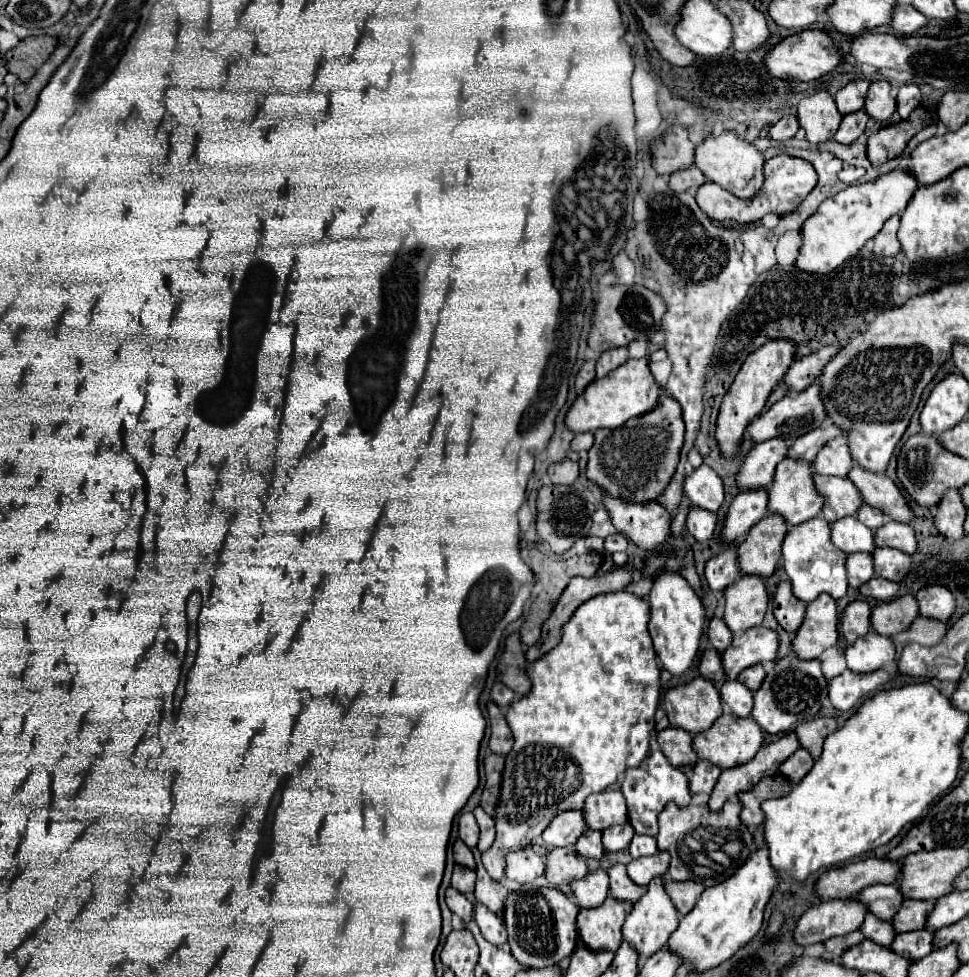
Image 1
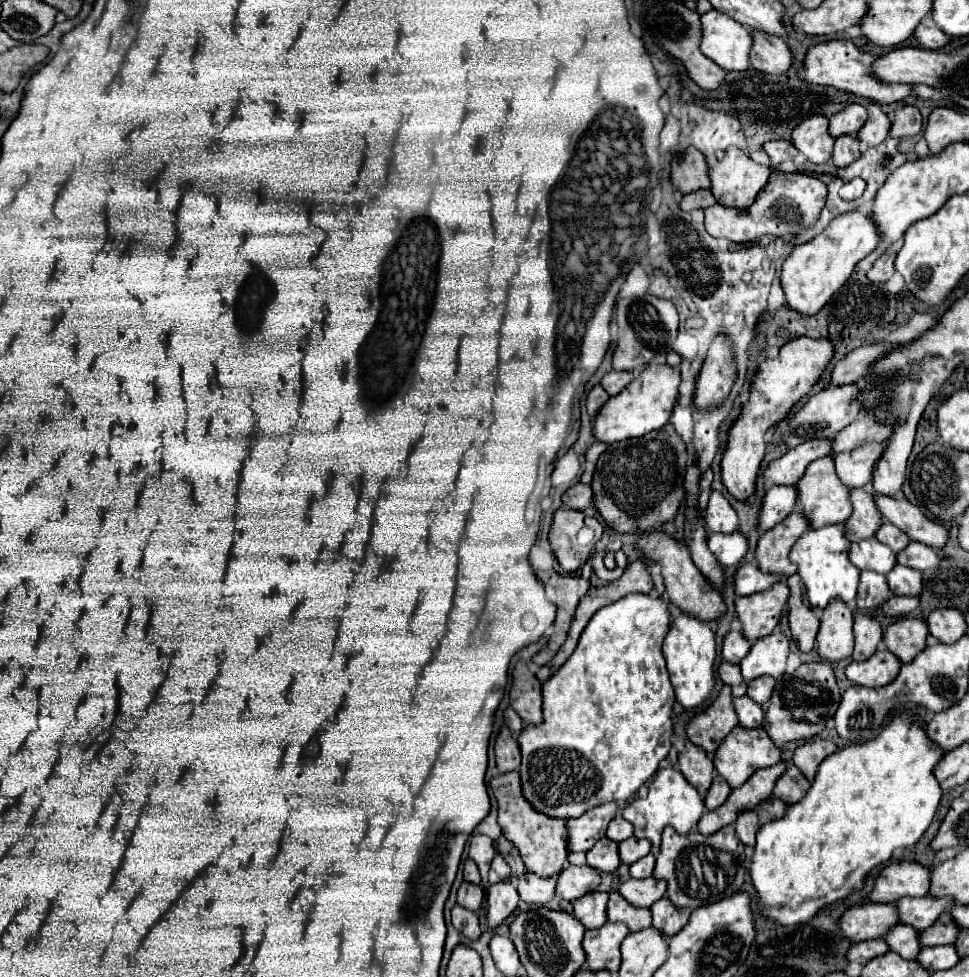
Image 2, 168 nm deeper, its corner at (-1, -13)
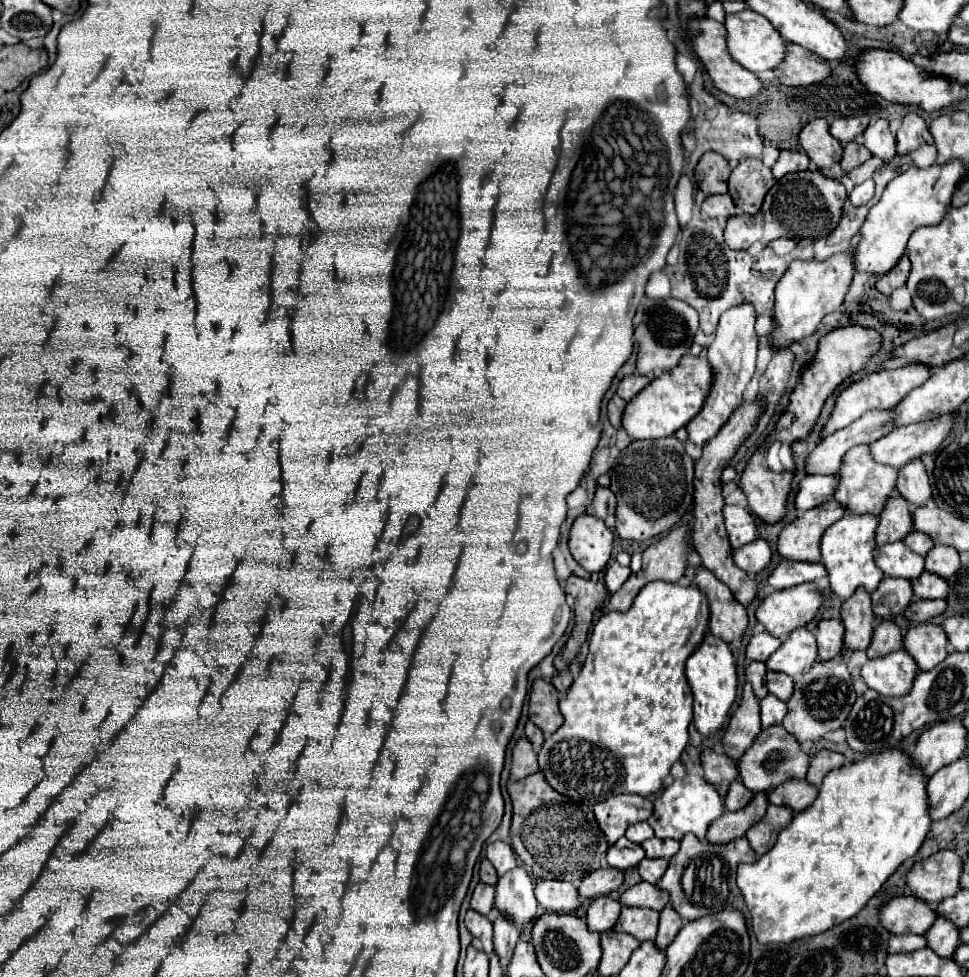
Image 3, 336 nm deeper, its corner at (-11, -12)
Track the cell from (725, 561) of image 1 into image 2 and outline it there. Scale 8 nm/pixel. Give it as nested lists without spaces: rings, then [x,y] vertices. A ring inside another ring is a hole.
[[[742,564],[734,576],[736,582],[736,594],[738,596],[748,596],[756,592],[768,590],[772,584],[786,580],[780,574],[766,574],[762,572],[756,564]]]

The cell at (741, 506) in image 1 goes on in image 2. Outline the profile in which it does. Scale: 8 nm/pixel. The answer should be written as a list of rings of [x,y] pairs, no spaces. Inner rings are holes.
[[[772,486],[762,502],[760,532],[774,528],[778,522],[790,516],[790,512],[796,510],[796,498],[796,486]]]

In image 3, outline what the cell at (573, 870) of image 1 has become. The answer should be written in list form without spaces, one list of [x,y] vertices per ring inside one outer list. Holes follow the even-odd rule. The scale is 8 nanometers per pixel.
[[[600,867],[582,879],[578,893],[584,899],[608,895],[608,893],[616,891],[622,885],[622,881],[624,881],[624,871],[612,869],[612,867]]]

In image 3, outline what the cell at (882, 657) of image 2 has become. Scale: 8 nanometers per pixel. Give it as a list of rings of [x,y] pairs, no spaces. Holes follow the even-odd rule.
[[[898,649],[878,659],[868,659],[860,671],[866,685],[882,695],[904,695],[918,673],[916,661]]]

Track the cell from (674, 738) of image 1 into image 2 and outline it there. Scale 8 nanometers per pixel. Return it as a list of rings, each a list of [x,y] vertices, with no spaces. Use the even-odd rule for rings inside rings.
[[[686,742],[684,750],[678,756],[678,764],[684,778],[704,796],[714,780],[714,766],[710,754],[704,752],[700,746]]]

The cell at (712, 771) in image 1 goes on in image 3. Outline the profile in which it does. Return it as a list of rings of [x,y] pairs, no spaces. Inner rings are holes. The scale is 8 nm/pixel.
[[[736,779],[736,781],[730,785],[728,793],[726,793],[724,805],[726,805],[728,811],[738,811],[738,809],[742,809],[742,807],[752,799],[752,795],[754,795],[754,793],[752,793],[750,789],[746,789],[740,779]]]

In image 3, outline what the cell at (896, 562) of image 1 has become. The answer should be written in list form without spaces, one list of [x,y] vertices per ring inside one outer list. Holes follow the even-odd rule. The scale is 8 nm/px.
[[[924,571],[920,577],[912,579],[912,591],[918,599],[946,599],[948,583],[940,575],[932,575]]]

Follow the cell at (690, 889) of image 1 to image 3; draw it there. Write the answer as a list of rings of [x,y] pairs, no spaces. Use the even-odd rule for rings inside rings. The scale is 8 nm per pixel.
[[[666,905],[660,913],[660,927],[658,927],[658,937],[656,937],[656,943],[660,945],[660,949],[666,949],[672,943],[680,927],[682,927],[682,919],[672,909],[672,905]]]

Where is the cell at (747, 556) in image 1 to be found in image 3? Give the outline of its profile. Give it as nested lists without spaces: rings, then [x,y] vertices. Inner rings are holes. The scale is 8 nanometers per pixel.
[[[826,501],[816,509],[800,513],[788,523],[778,537],[778,553],[790,561],[820,561],[820,537],[822,533],[844,515],[844,507],[836,501]]]

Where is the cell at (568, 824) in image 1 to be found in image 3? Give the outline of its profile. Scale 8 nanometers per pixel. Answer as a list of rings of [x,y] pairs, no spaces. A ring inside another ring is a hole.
[[[636,795],[608,797],[594,805],[596,823],[610,845],[624,835],[628,825],[646,821],[650,815],[652,815],[652,803],[646,797]]]

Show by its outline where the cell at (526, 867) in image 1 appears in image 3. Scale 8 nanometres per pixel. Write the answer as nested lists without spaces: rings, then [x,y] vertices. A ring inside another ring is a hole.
[[[540,879],[540,881],[536,881],[534,893],[536,893],[540,907],[546,911],[552,911],[552,913],[570,913],[580,905],[578,891],[568,881]]]

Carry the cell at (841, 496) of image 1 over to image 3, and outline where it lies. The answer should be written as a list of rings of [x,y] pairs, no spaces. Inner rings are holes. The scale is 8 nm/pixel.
[[[900,495],[888,497],[882,513],[878,515],[876,527],[876,545],[902,541],[912,531],[910,505]]]

